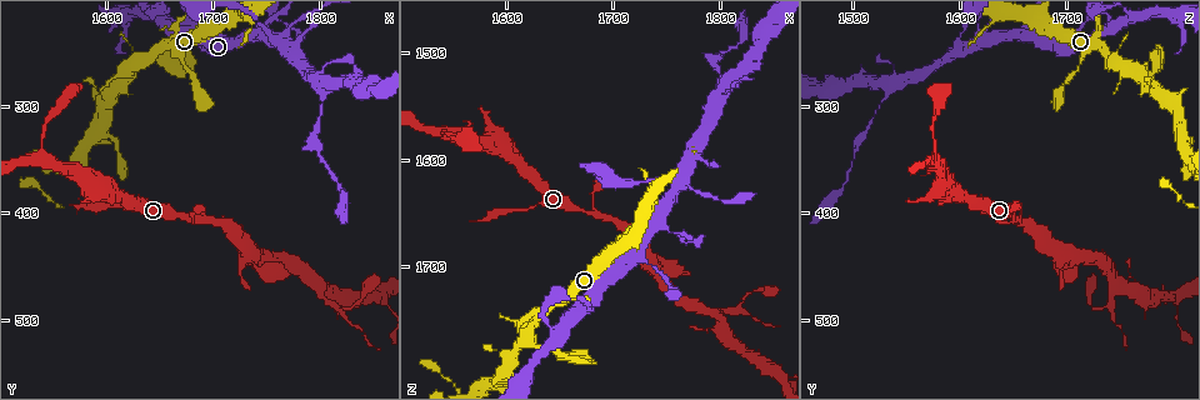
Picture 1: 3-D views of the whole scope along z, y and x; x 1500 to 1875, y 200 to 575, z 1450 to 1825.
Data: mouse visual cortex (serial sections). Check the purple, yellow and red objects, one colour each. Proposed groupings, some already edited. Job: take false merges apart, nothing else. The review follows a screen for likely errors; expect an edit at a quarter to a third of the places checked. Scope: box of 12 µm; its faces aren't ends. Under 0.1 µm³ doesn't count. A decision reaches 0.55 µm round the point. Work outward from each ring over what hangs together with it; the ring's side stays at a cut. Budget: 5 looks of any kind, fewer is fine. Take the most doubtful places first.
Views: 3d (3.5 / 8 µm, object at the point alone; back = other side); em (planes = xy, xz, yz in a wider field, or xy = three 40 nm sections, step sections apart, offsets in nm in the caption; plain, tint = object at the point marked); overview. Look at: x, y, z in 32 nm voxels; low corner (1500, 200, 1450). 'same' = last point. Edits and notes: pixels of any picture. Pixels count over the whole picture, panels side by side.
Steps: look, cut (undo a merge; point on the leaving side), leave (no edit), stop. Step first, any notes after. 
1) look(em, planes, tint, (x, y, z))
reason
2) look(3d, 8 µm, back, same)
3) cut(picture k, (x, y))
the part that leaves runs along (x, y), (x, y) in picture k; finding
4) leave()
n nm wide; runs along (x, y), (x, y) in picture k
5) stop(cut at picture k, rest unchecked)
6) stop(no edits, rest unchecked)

look(3d, 3.5 µm, (1764, 236, 1622))
thick turns thin

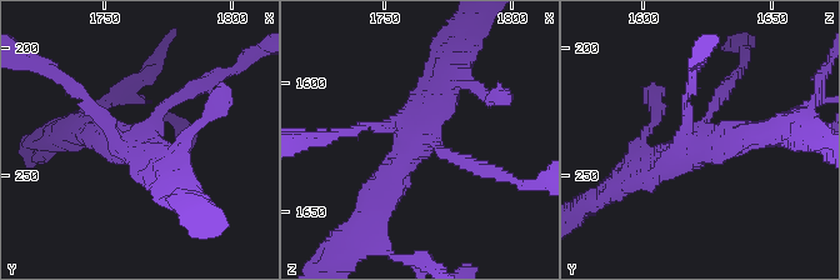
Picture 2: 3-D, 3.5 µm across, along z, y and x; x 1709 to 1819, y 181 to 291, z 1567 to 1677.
look(em, xy, step 1, tint, (1764, 237, 1624))

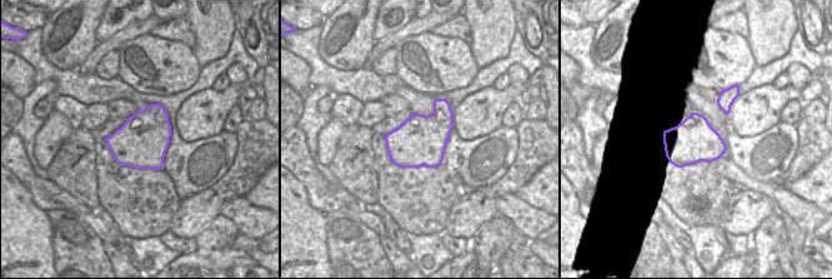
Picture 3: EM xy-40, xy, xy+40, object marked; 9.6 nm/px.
leave()
480 nm wide; runs along (375, 210), (421, 139), (444, 75) in picture 2; all the same cell

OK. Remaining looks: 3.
look(3d, 3.5 µm, (1800, 308, 1518))
thick turns thin

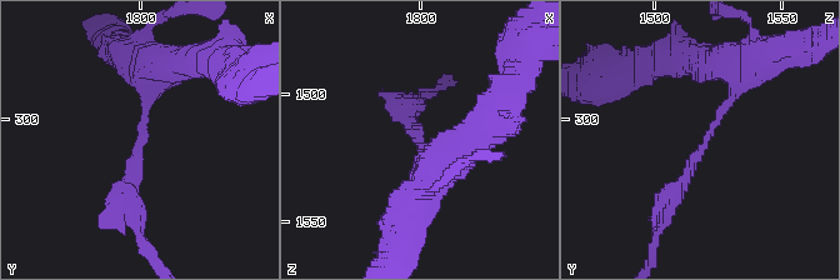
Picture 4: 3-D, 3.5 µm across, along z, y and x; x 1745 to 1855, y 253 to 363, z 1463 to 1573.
look(em, planes, tint, (1799, 310, 1519))
now the EM

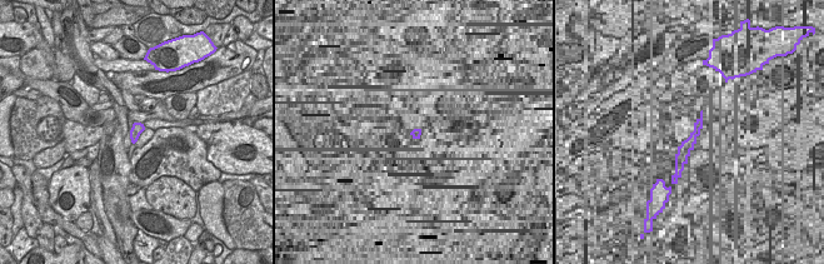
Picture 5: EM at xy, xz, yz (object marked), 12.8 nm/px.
cut(picture 4, (119, 199))
arms of 250, 250 nm; the part that leaves runs along (134, 173), (126, 199), (153, 260) in picture 4; two cells meet here

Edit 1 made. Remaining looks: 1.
stop(cut at picture 4, rest unchecked)

